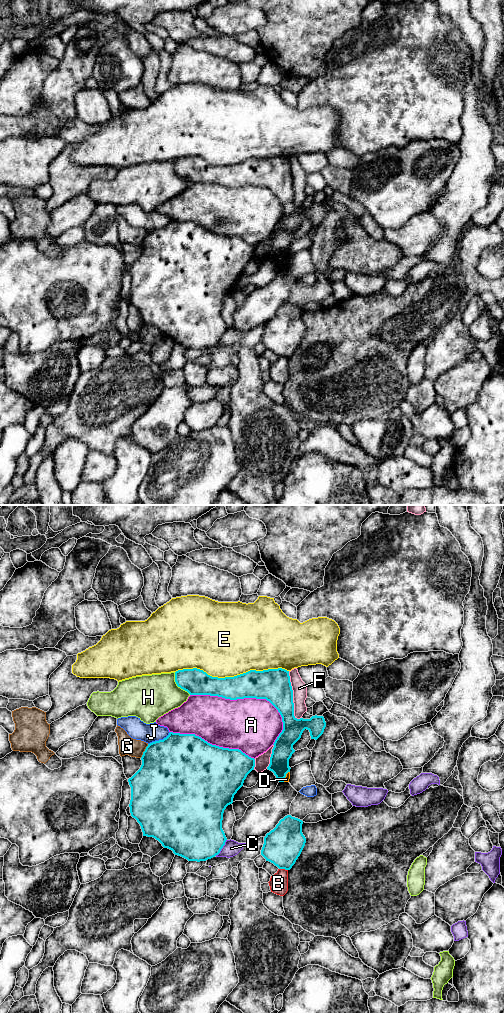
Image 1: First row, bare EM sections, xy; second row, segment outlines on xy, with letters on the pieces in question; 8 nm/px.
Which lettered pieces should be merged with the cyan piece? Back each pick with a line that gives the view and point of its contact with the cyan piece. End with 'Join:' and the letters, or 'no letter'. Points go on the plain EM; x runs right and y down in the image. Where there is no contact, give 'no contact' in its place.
Join: no letter

